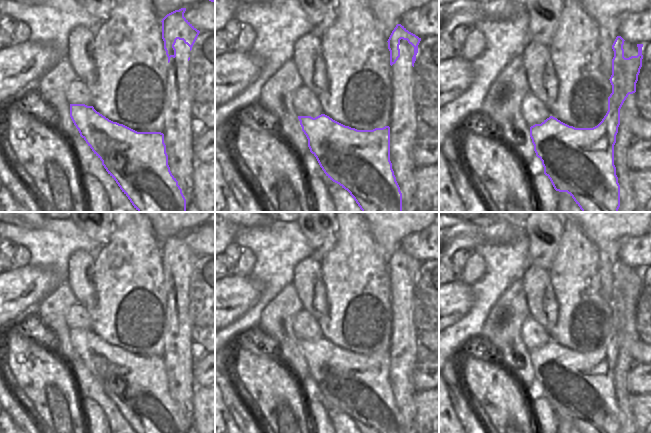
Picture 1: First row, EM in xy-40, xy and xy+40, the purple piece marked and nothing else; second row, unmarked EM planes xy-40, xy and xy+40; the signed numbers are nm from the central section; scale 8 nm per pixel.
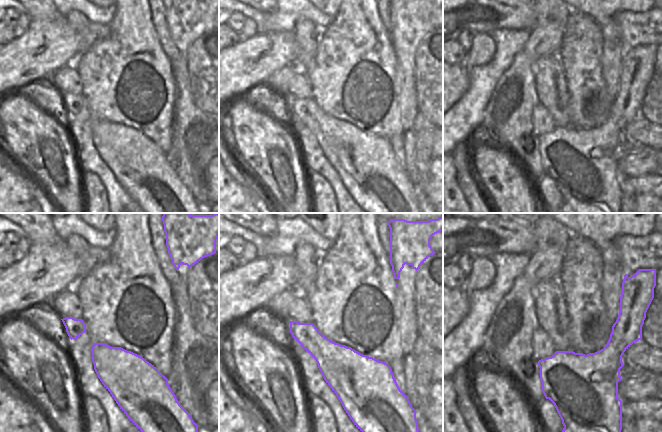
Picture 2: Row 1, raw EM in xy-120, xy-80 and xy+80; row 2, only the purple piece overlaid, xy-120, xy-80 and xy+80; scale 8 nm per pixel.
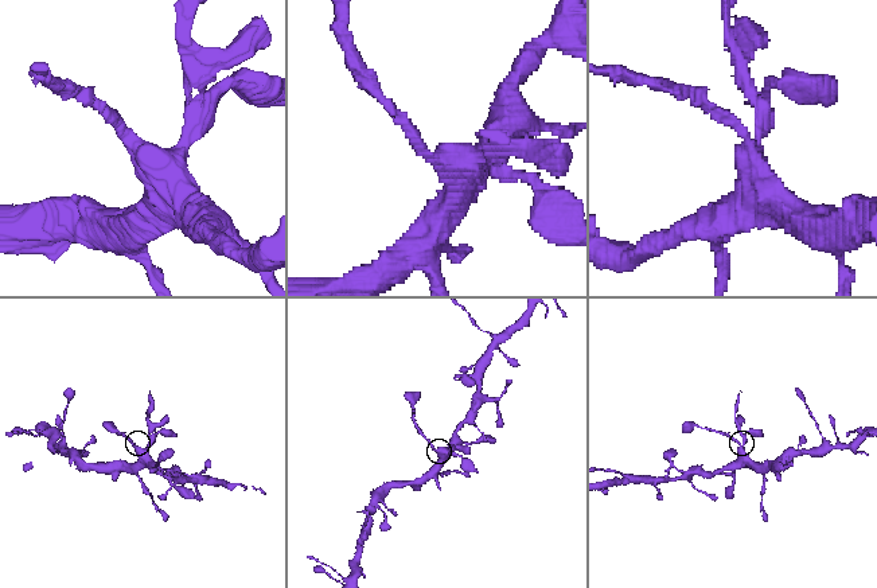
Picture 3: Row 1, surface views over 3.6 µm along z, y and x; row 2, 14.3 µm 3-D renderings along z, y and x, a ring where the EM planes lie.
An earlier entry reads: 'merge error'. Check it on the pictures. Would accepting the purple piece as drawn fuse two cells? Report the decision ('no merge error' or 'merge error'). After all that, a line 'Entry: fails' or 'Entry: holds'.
no merge error
Entry: fails

